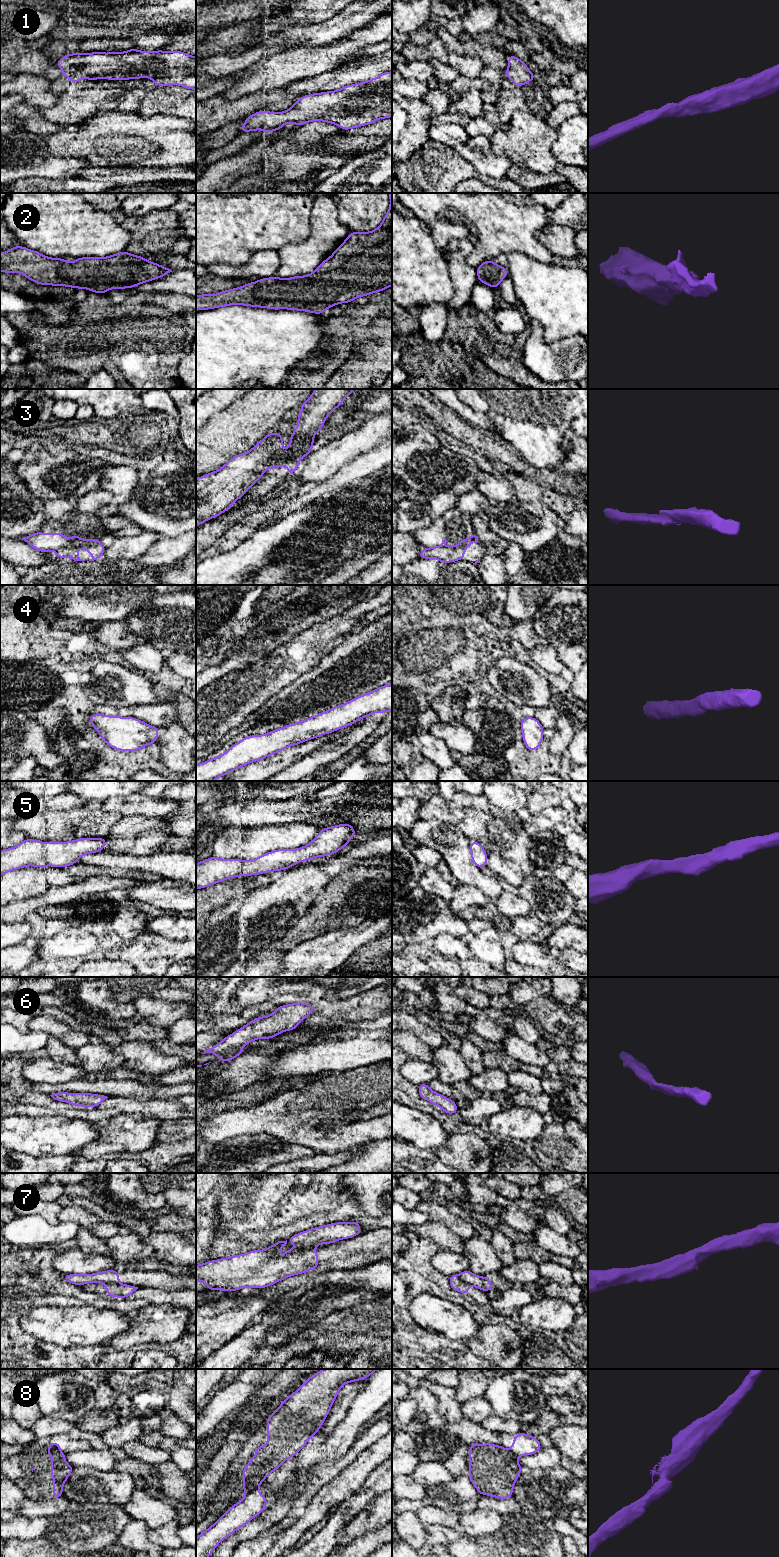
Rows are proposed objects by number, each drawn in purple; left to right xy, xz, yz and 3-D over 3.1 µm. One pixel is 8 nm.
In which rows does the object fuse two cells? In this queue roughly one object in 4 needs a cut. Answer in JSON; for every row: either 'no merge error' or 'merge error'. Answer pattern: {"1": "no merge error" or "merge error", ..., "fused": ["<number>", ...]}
{"1": "no merge error", "2": "no merge error", "3": "merge error", "4": "no merge error", "5": "no merge error", "6": "no merge error", "7": "merge error", "8": "merge error", "fused": ["3", "7", "8"]}

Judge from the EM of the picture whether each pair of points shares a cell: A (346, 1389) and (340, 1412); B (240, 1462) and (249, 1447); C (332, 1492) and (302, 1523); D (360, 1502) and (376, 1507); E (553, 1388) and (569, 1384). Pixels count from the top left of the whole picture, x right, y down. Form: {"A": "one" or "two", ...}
{"A": "one", "B": "one", "C": "one", "D": "two", "E": "one"}

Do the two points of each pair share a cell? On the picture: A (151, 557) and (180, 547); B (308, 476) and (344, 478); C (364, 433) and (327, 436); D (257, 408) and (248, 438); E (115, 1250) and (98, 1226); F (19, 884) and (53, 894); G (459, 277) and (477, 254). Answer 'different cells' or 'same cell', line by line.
A: same cell
B: different cells
C: different cells
D: same cell
E: different cells
F: different cells
G: different cells

